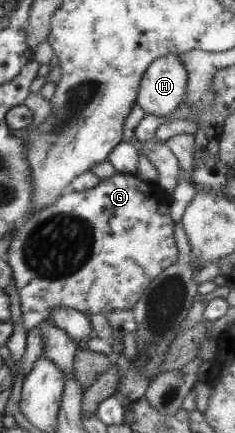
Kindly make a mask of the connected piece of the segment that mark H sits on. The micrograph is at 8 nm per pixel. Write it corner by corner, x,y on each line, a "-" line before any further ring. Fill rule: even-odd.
165,54
146,68
134,100
145,114
168,117
184,102
187,75
177,56

